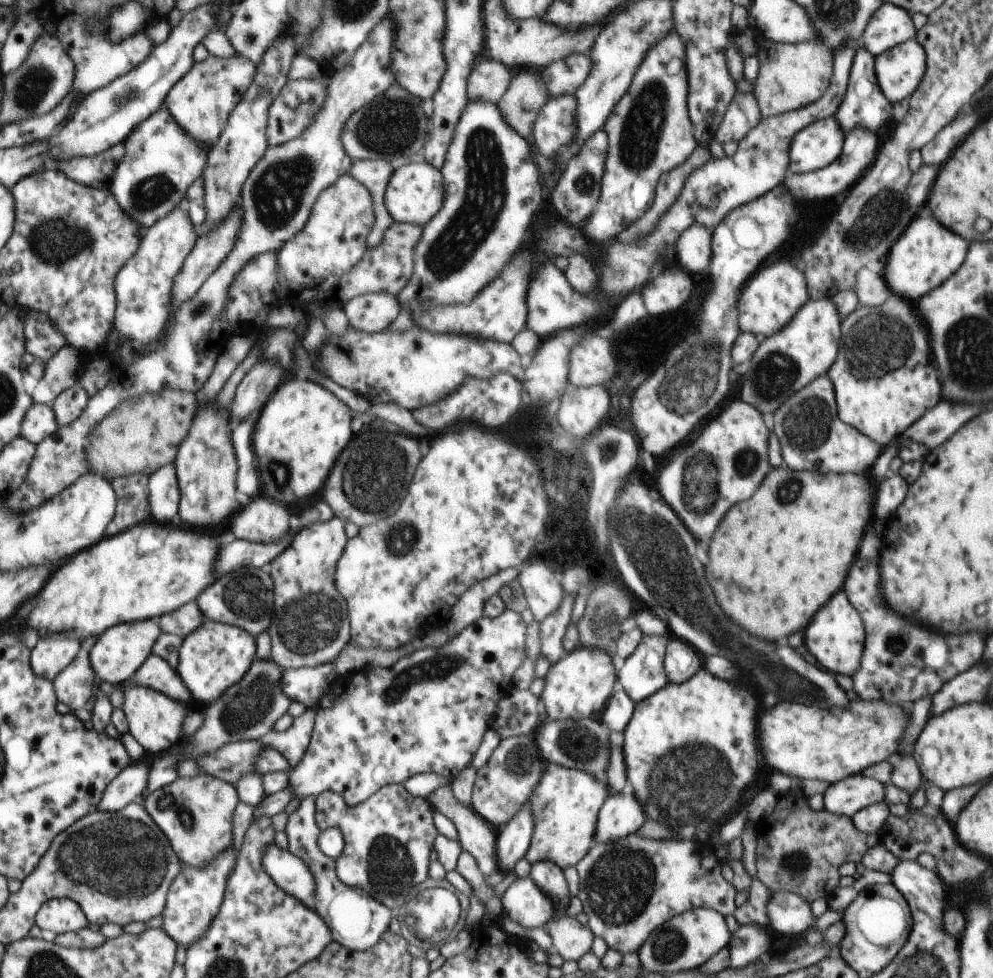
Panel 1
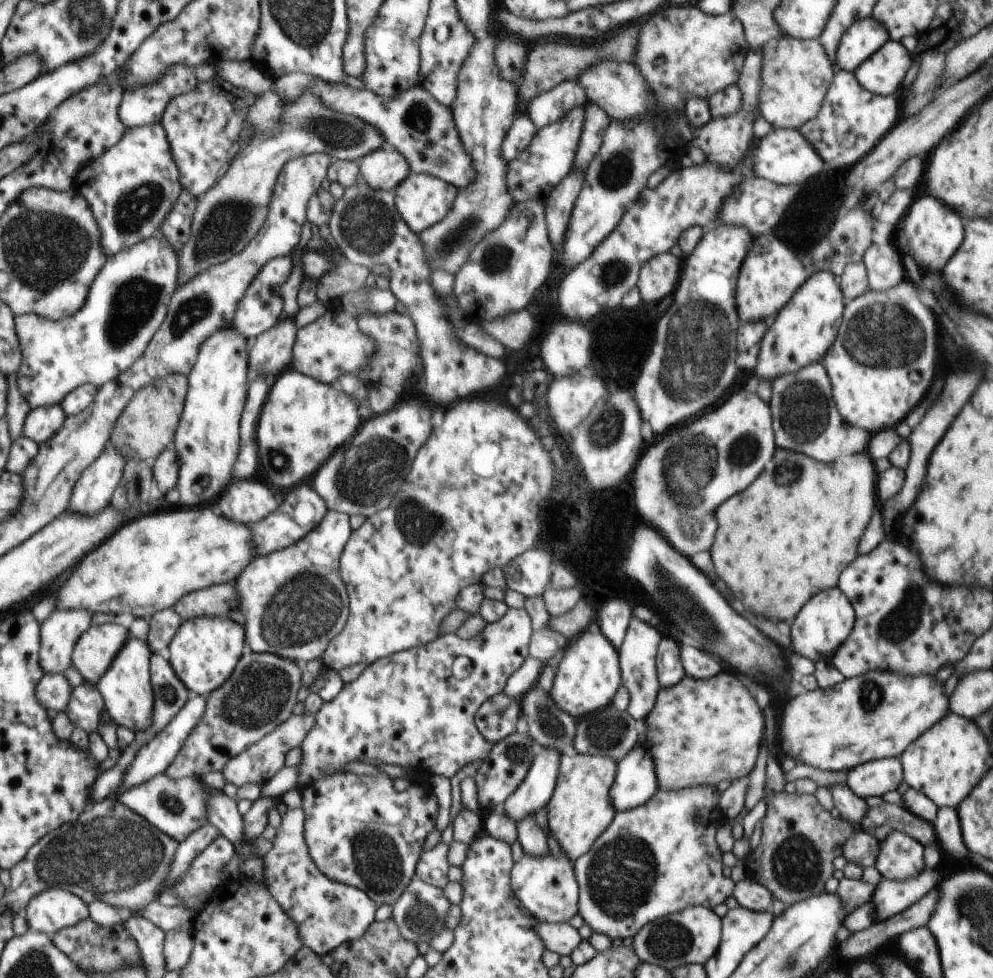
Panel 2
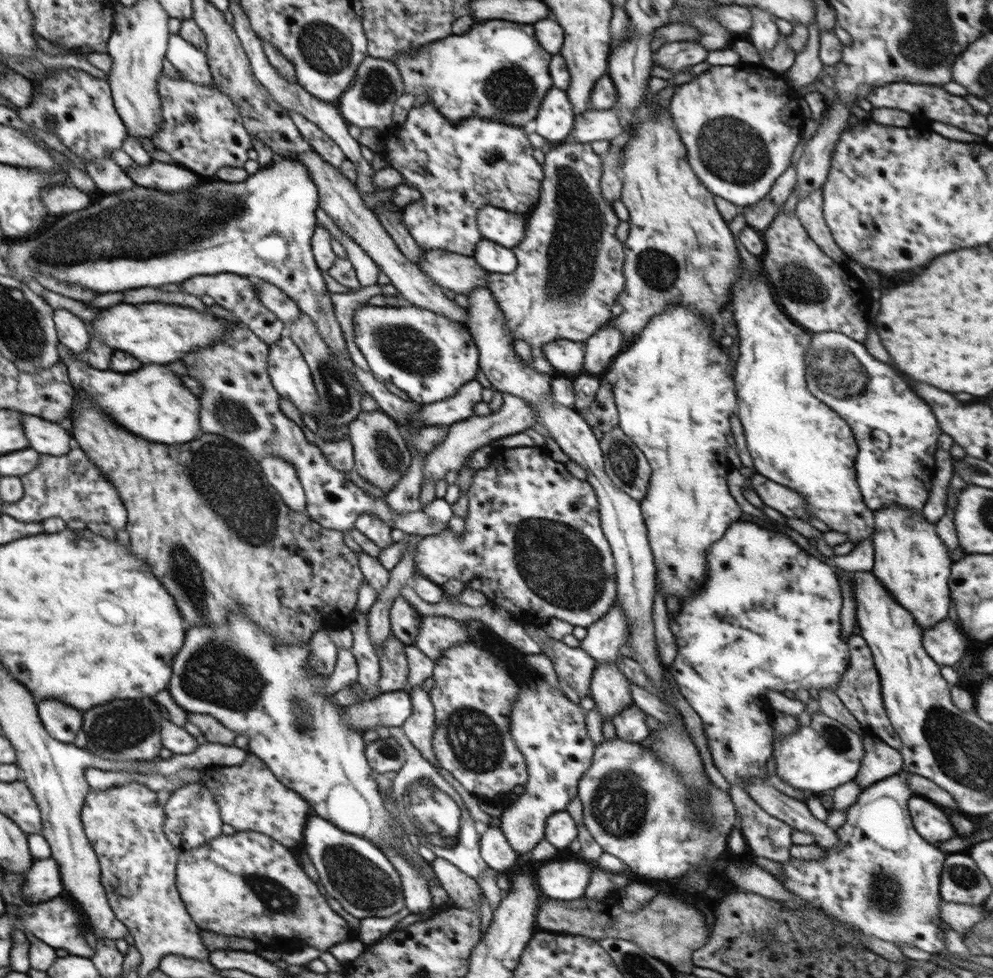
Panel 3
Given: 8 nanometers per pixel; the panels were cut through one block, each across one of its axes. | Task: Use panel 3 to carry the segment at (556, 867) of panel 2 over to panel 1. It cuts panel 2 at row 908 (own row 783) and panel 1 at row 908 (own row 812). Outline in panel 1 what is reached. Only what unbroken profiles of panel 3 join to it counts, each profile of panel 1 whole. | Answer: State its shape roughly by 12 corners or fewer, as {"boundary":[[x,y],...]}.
{"boundary":[[529,876],[514,879],[500,900],[503,916],[545,928],[555,905]]}

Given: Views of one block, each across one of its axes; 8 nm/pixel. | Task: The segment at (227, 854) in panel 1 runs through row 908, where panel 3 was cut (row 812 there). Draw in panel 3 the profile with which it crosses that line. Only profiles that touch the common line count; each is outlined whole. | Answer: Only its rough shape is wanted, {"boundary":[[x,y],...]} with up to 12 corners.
{"boundary":[[202,782],[183,785],[162,807],[164,831],[181,850],[222,835],[223,820]]}

